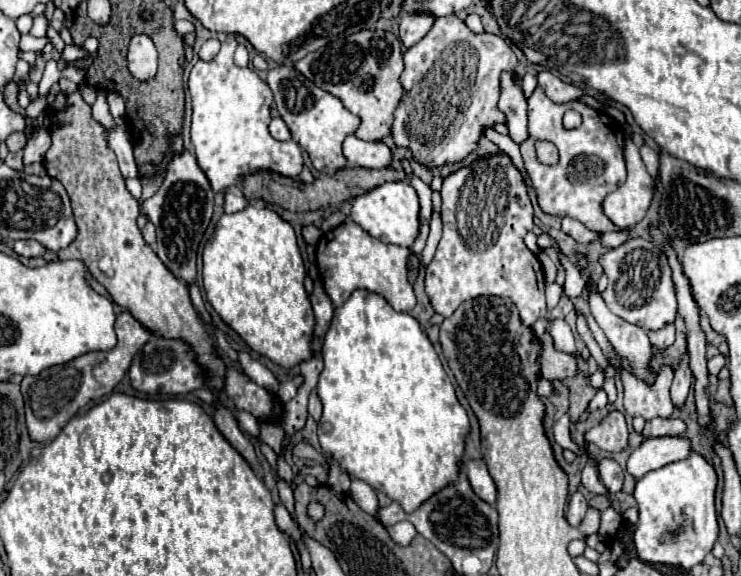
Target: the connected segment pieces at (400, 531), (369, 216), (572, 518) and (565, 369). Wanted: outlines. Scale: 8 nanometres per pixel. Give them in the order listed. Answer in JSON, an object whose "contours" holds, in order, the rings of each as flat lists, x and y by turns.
{"contours":[[[403,520,403,522,395,524,395,526,385,526,385,528,387,528,391,540,395,540,395,544,399,544,399,546,411,544,411,540,417,536,415,526,411,522,407,522,407,520]],[[405,180,385,182,373,190,357,196,351,204,351,220,359,224,367,234,375,236,385,244,397,244,409,248,419,232,419,198,413,186]],[[581,492,571,494,571,496,569,496,569,508,567,508,567,514,565,514,567,522,569,522,571,526,581,524,585,512,587,512,587,500,585,500,585,496,583,496]],[[535,322,531,330,535,332,535,338,539,340,541,352,539,352,539,374,547,380,557,380,557,378,571,378,577,372,577,362,573,354,565,354,553,348,551,338,547,334,547,326,543,322]]]}

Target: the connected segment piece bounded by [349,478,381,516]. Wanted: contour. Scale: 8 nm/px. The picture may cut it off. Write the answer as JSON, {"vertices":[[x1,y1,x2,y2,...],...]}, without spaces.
{"vertices":[[353,478,351,480,351,488,349,488,349,496,353,498,355,504,359,504,359,508,363,508,365,512,369,512,371,516,377,516,377,512,379,512,381,506,379,506,377,492,369,484]]}

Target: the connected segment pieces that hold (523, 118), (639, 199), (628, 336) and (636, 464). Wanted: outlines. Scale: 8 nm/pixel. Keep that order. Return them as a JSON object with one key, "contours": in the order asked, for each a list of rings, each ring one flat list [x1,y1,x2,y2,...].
{"contours":[[[503,74,501,78,503,94,499,98,497,108,507,114,507,130,515,142,523,142,527,138,527,100,521,90,519,80,511,80,511,74]],[[631,140,625,142,625,156,629,156,627,180,605,198,603,210,613,224,633,228,645,218,651,206,653,180,639,156,639,148]],[[591,292,589,308,607,334,609,342,617,350,617,354,631,364,631,372,635,378,643,380,645,384,653,384,657,372,651,368,653,360,653,346,647,338,647,332,639,326,633,326,619,316,615,316,603,302,597,292]],[[649,438,643,440,643,444,633,450,633,454,627,460,627,472,639,480,651,470,663,468,667,464,673,464,677,460,683,460,691,454,691,444,685,438]]]}

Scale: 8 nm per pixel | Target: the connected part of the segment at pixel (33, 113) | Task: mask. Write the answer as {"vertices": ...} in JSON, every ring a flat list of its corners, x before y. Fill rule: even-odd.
{"vertices":[[35,96,35,98,29,102,29,106,25,108,25,114,27,114,29,118,37,118,45,108,47,108,47,98]]}

